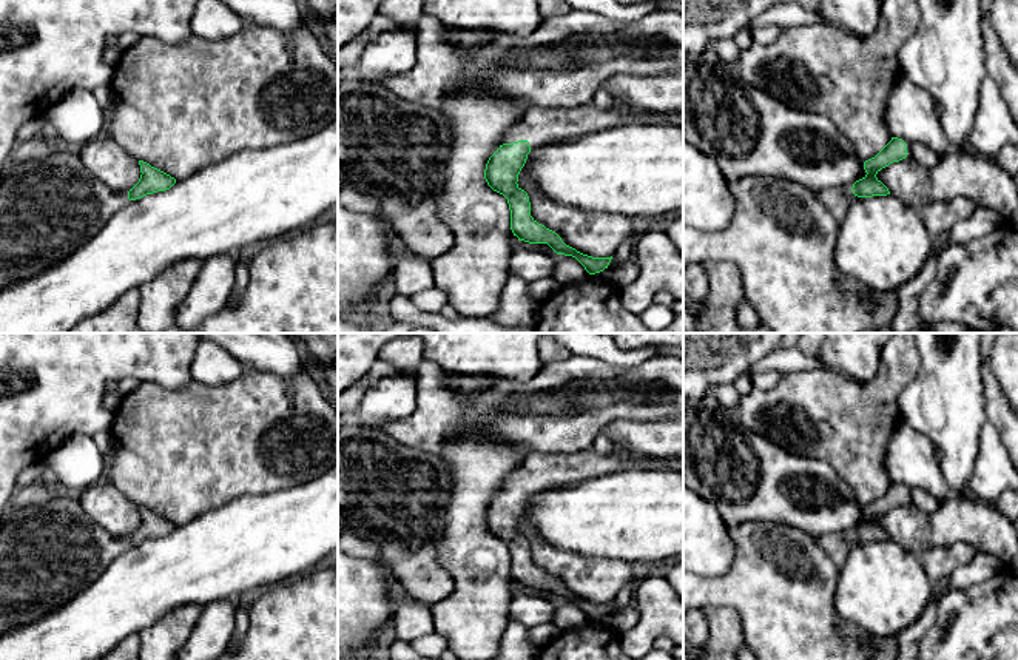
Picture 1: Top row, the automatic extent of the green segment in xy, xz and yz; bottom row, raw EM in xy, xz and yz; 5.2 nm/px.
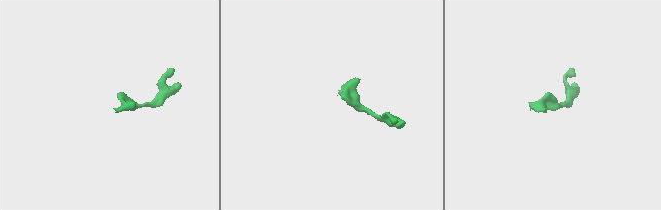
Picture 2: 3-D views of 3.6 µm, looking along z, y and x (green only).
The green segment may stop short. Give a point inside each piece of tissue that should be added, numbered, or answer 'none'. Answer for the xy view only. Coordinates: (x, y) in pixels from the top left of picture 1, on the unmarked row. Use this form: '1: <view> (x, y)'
1: xy (48, 554)

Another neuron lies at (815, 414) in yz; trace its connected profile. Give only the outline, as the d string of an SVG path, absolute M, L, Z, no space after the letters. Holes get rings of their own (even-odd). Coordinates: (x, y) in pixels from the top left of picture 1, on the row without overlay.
M895 333L881 353L879 370L867 382L853 382L822 370L785 373L768 390L742 395L737 404L740 423L782 449L827 461L853 490L859 506L875 503L890 486L884 453L892 433L902 423L899 393L919 373L921 356L915 333Z

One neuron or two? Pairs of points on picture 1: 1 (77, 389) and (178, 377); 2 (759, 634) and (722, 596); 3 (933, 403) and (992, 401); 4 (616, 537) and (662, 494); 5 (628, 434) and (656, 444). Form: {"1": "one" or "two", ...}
{"1": "one", "2": "one", "3": "two", "4": "one", "5": "one"}

